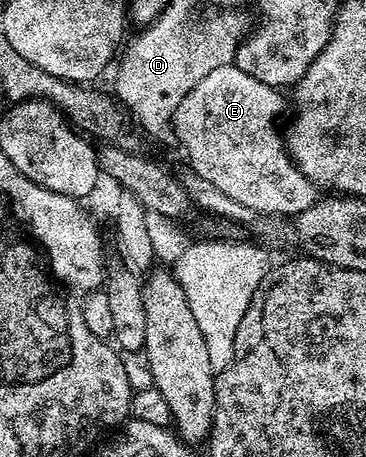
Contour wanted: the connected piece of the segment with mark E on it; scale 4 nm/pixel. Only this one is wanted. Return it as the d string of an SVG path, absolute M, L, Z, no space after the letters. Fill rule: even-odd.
M231 62L211 70L186 94L173 114L172 124L179 147L184 147L192 163L189 164L191 171L214 182L227 197L234 198L243 206L250 206L250 210L265 212L267 216L294 218L302 210L316 204L318 186L296 165L287 150L282 128L276 125L276 119L284 112L284 95L281 89L266 86L266 82L258 82L258 78L250 78L250 74L238 70Z

